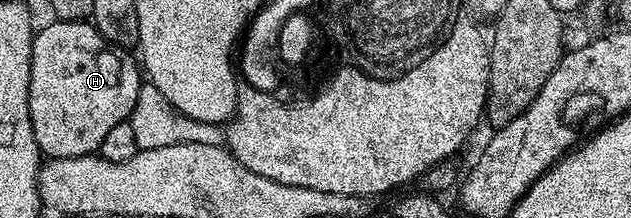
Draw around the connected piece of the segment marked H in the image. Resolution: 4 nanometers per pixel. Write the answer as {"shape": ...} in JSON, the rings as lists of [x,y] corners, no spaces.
{"shape":[[[52,20],[49,26],[44,26],[35,31],[32,40],[32,59],[30,60],[30,124],[34,128],[34,140],[38,144],[41,155],[48,158],[73,158],[74,156],[86,156],[97,153],[102,144],[102,139],[117,124],[129,121],[132,116],[132,109],[138,100],[138,92],[142,85],[142,70],[138,65],[131,49],[116,46],[112,42],[107,42],[101,34],[96,31],[96,27],[91,21],[64,22]]]}

